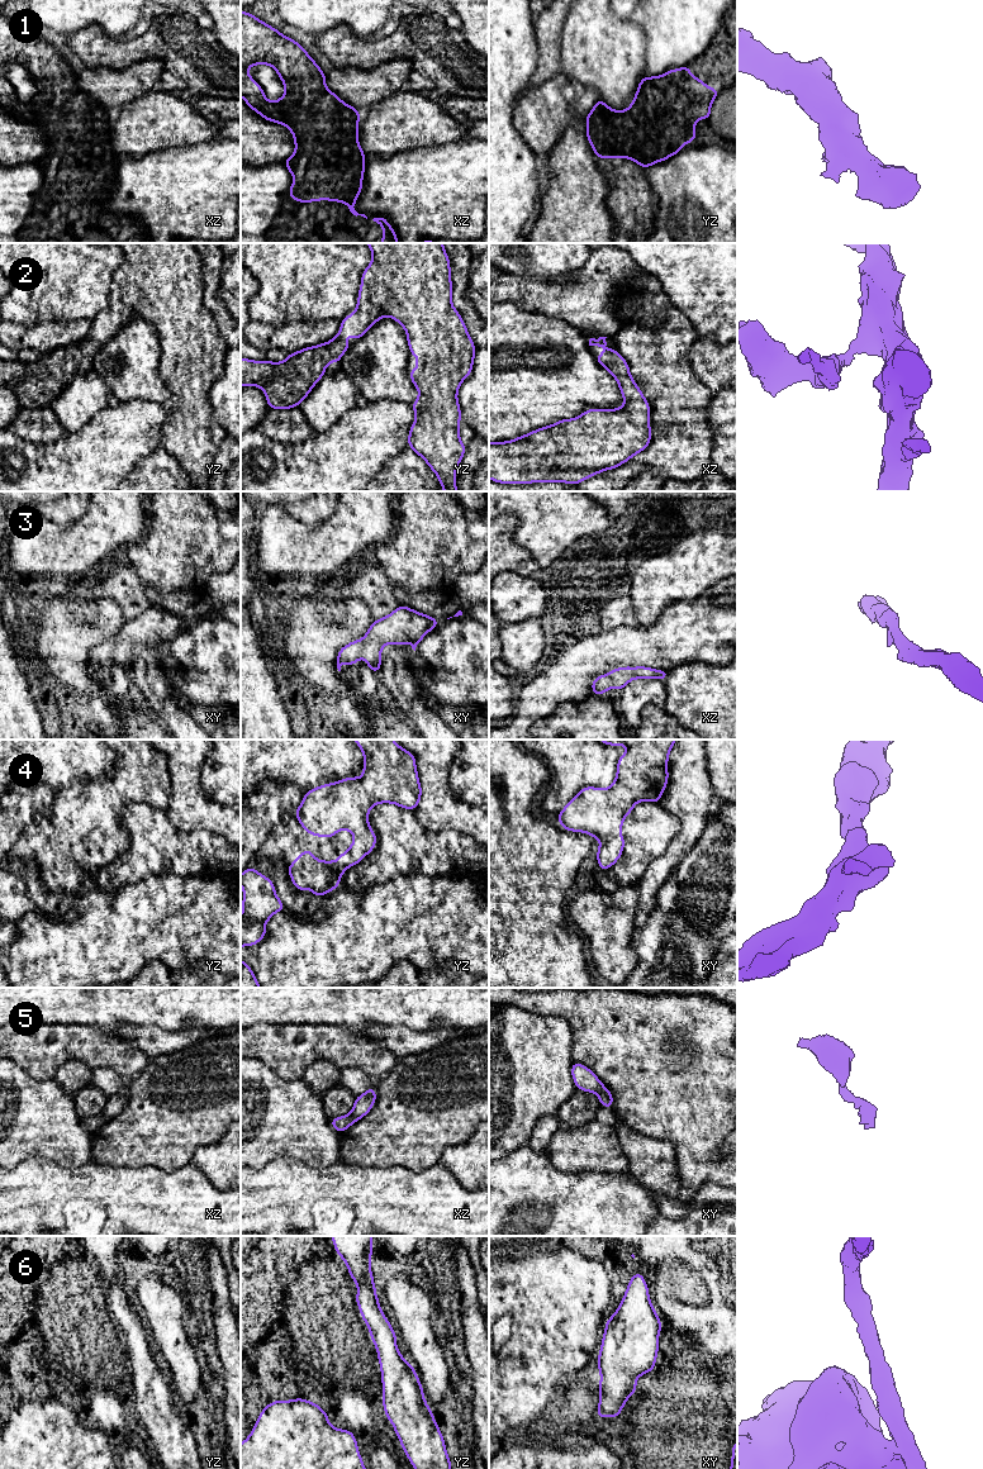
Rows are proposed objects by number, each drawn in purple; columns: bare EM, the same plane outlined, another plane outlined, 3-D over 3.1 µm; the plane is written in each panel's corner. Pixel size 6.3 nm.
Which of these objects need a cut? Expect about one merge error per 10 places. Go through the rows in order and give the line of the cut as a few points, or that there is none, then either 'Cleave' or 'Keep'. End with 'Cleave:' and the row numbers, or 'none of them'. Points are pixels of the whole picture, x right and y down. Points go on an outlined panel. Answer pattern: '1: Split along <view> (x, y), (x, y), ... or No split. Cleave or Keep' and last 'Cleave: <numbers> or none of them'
1: No split. Keep
2: No split. Keep
3: No split. Keep
4: No split. Keep
5: Split along xy (603, 1087), (597, 1093). Cleave
6: No split. Keep
Cleave: 5

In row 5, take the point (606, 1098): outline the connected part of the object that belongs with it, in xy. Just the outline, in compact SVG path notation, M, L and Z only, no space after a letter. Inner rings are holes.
M606 1087L598 1093L598 1098L602 1107L612 1108L613 1107L613 1095L611 1090Z

